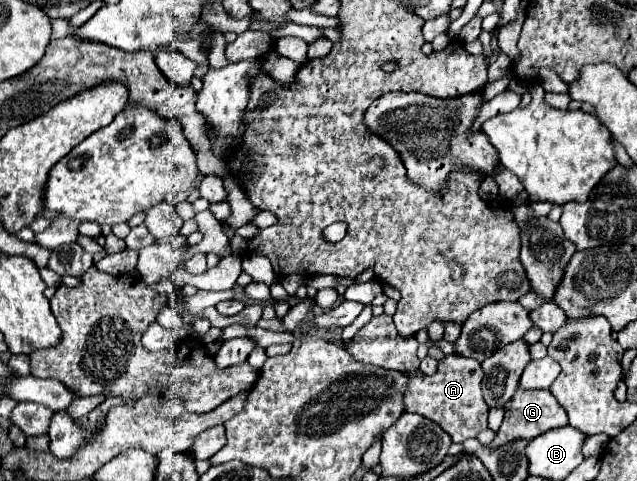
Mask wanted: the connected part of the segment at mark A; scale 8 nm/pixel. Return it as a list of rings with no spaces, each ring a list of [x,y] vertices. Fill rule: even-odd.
[[[448,355],[440,361],[438,371],[434,375],[410,375],[404,391],[406,411],[418,413],[422,417],[438,423],[454,443],[462,443],[468,437],[476,437],[480,431],[488,427],[488,407],[482,403],[482,367],[480,361],[472,357],[456,357]]]

